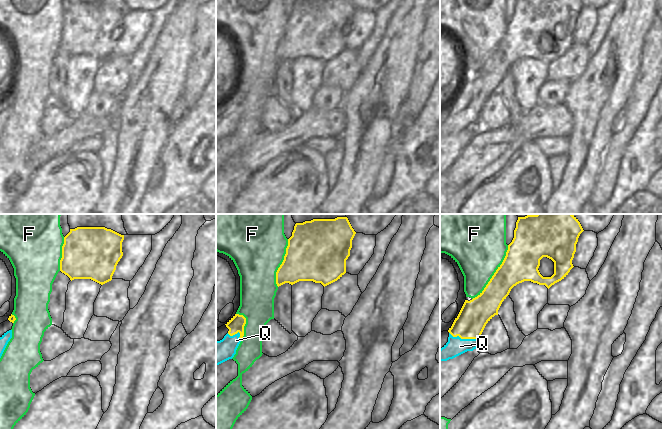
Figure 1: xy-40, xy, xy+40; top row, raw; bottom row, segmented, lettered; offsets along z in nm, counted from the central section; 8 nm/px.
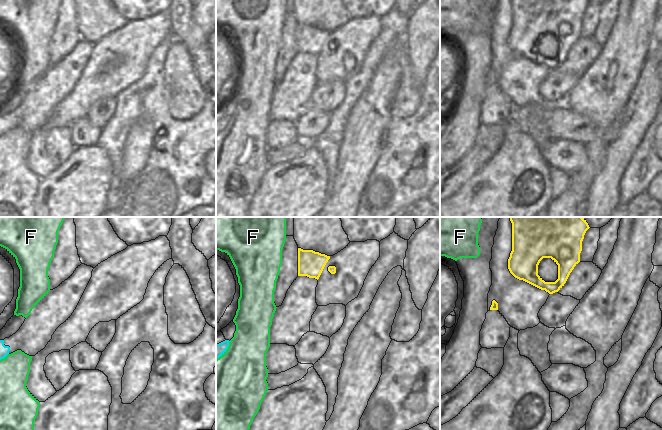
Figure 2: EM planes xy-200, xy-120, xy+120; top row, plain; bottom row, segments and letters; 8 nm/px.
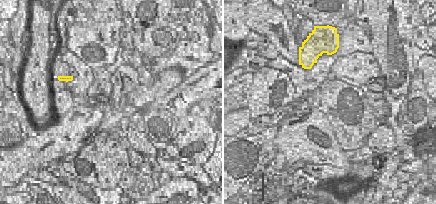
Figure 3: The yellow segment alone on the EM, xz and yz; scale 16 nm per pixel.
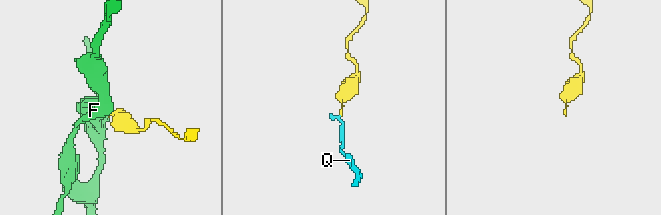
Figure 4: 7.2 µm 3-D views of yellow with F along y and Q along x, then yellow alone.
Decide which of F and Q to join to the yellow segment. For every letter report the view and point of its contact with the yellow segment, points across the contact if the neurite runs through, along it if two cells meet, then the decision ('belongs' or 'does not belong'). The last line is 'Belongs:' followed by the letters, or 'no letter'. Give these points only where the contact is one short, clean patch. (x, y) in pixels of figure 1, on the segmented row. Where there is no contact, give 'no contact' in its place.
F: xy+40 (494, 273) | does not belong
Q: xy+40 (464, 338) | belongs
Belongs: Q

